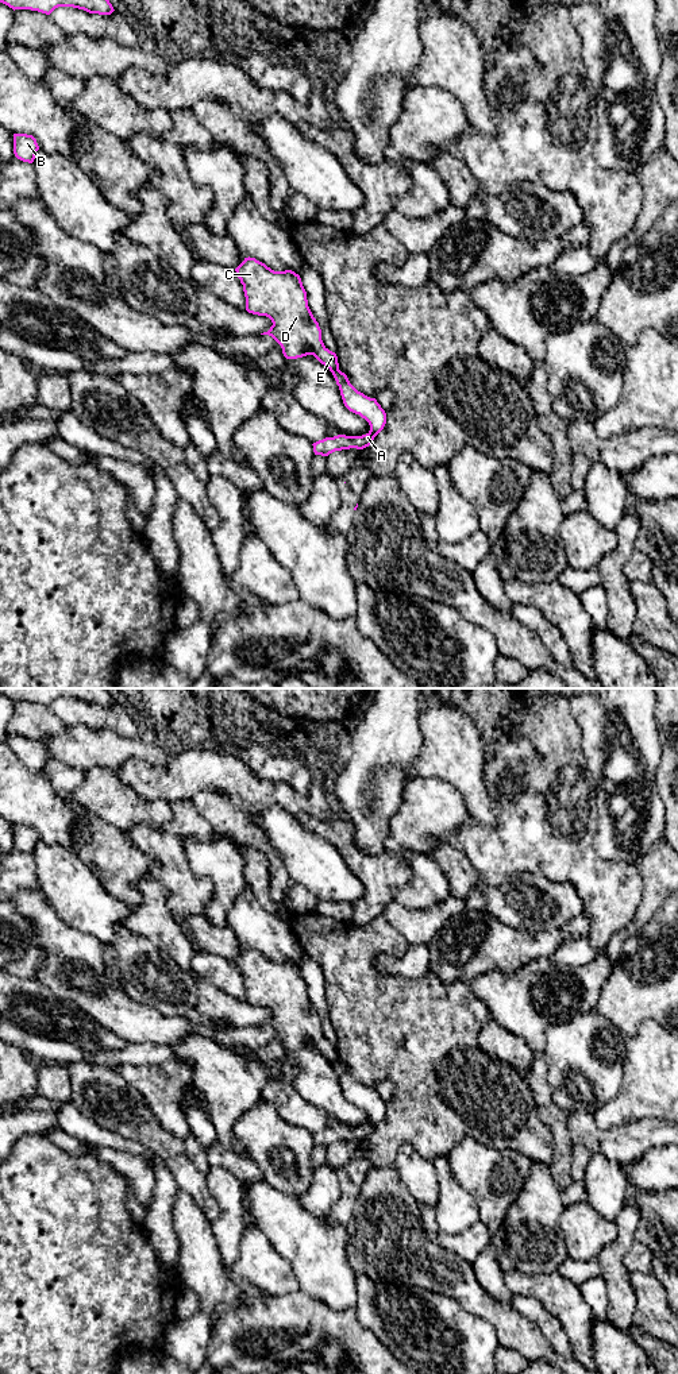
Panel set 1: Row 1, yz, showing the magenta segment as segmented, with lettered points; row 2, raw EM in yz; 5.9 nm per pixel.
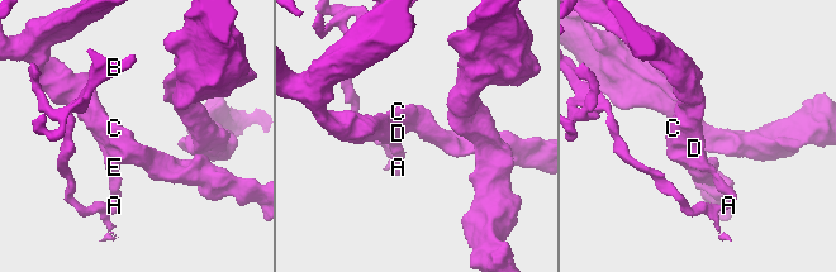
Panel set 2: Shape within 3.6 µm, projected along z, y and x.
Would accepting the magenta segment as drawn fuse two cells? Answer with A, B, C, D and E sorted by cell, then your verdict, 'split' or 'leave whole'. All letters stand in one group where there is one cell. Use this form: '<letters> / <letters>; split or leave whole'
A B / C D E; split

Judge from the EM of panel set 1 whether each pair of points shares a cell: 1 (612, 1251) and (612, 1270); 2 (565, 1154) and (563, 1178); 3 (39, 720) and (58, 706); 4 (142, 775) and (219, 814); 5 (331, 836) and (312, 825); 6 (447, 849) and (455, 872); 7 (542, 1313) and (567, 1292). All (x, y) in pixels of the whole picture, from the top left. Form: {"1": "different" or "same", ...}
{"1": "same", "2": "same", "3": "different", "4": "different", "5": "same", "6": "same", "7": "different"}

